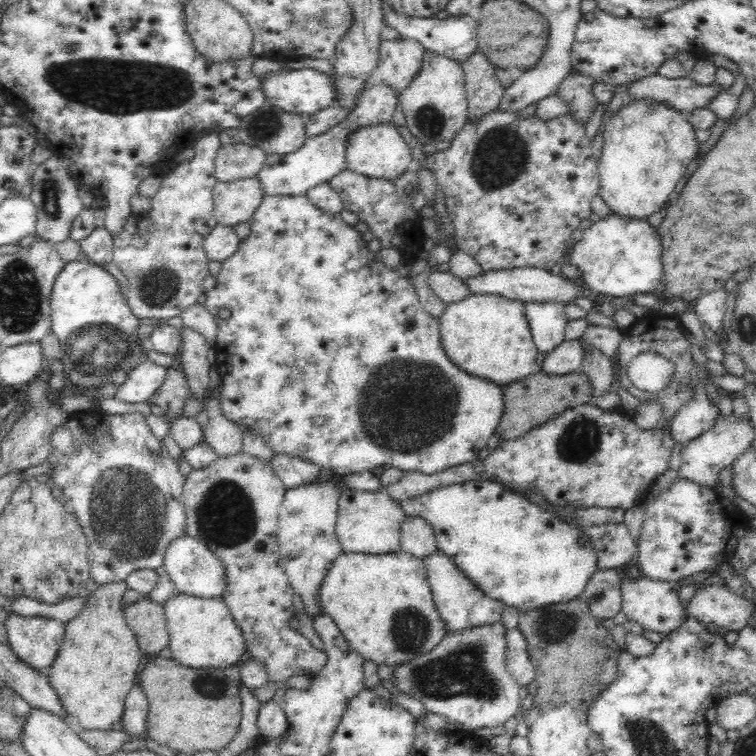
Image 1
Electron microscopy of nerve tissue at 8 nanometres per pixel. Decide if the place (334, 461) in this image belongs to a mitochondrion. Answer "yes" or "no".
no

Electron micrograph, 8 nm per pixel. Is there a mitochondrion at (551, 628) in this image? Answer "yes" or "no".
yes

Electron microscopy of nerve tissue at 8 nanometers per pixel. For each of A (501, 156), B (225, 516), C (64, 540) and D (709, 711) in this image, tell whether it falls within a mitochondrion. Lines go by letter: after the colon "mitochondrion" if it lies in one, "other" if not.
A: mitochondrion
B: mitochondrion
C: mitochondrion
D: other

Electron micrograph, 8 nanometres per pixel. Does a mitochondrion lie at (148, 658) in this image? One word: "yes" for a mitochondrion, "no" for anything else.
no

